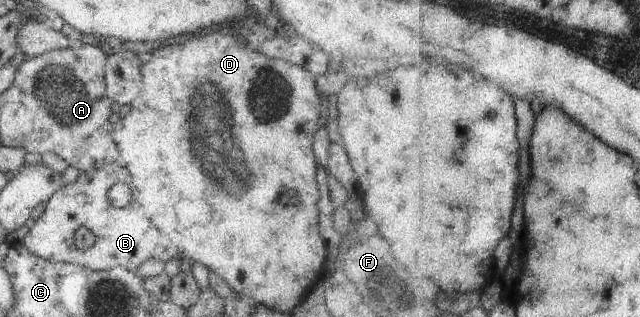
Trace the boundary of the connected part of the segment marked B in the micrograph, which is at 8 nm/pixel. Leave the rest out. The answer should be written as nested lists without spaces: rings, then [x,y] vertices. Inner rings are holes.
[[[119,162],[108,164],[98,170],[86,173],[80,172],[80,176],[76,181],[58,189],[58,191],[48,199],[44,213],[34,221],[34,227],[26,233],[26,237],[22,239],[21,243],[30,253],[34,253],[34,255],[42,257],[42,259],[50,261],[50,263],[62,262],[76,264],[98,272],[112,270],[116,267],[124,267],[124,269],[135,273],[138,267],[149,259],[160,260],[165,263],[172,259],[179,259],[181,257],[180,249],[172,243],[168,235],[160,233],[150,222],[150,219],[148,219],[146,215],[143,215],[136,201],[135,194],[134,200],[123,209],[117,209],[110,204],[107,193],[115,183],[128,185],[134,194],[132,177],[130,177],[130,173],[128,173]],[[80,227],[86,227],[86,229],[90,230],[94,234],[94,237],[96,237],[94,245],[86,249],[86,251],[78,249],[75,245],[74,236],[76,229],[80,229]]]

